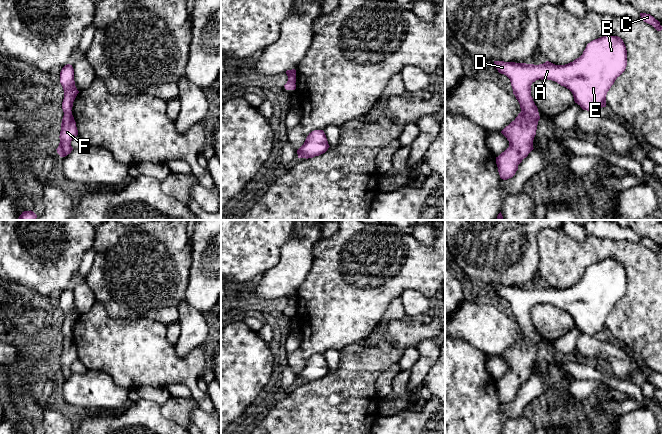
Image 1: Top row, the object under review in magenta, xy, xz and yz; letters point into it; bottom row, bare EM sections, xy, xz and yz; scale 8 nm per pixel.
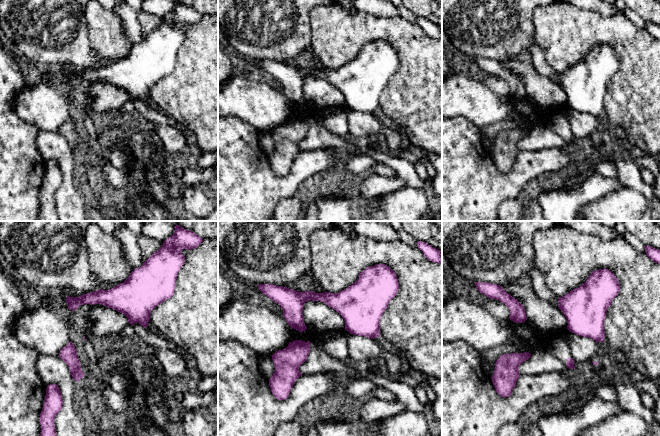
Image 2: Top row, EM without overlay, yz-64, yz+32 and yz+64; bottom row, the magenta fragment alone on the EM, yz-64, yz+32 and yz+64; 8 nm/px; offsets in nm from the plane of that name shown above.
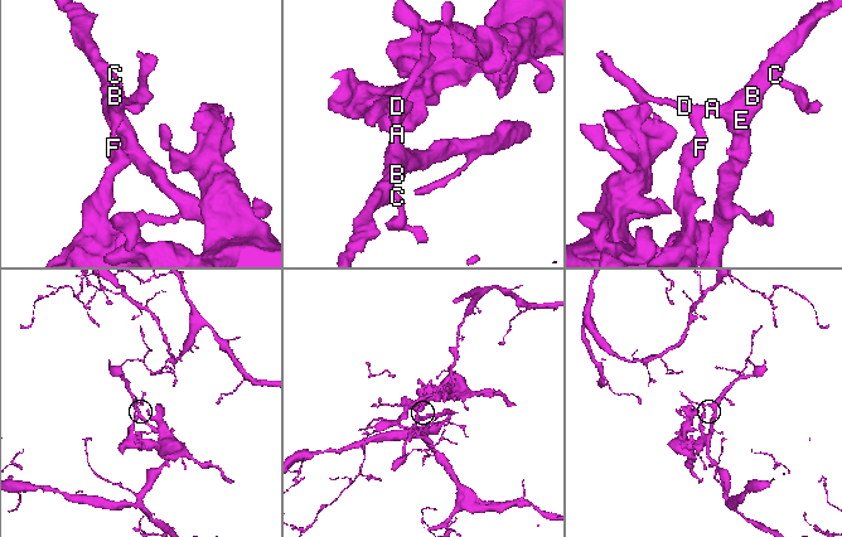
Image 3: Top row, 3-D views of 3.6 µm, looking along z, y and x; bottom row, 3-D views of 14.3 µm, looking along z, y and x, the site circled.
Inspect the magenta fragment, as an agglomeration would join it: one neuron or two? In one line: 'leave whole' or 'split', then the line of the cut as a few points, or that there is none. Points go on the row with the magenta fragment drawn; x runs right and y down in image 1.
split; cut in yz along (521, 111), (529, 114), (537, 121)

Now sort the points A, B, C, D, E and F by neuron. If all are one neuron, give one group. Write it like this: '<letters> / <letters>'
A B C D E / F

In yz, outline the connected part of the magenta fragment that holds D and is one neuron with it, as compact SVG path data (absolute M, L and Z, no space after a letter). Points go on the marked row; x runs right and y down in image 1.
M613 35L591 41L579 58L565 65L549 61L539 65L494 61L498 72L510 79L521 112L537 121L540 116L531 96L531 85L536 80L557 82L572 92L575 103L583 110L594 112L606 107L607 92L626 66L626 46L620 37Z

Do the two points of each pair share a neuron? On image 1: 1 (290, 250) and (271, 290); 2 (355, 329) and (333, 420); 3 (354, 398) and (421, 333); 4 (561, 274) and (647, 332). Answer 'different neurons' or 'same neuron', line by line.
1: same neuron
2: different neurons
3: same neuron
4: same neuron

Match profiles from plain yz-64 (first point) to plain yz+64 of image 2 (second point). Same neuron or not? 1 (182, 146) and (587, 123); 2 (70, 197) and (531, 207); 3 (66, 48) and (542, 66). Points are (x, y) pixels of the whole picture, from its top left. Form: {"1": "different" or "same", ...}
{"1": "same", "2": "different", "3": "different"}

